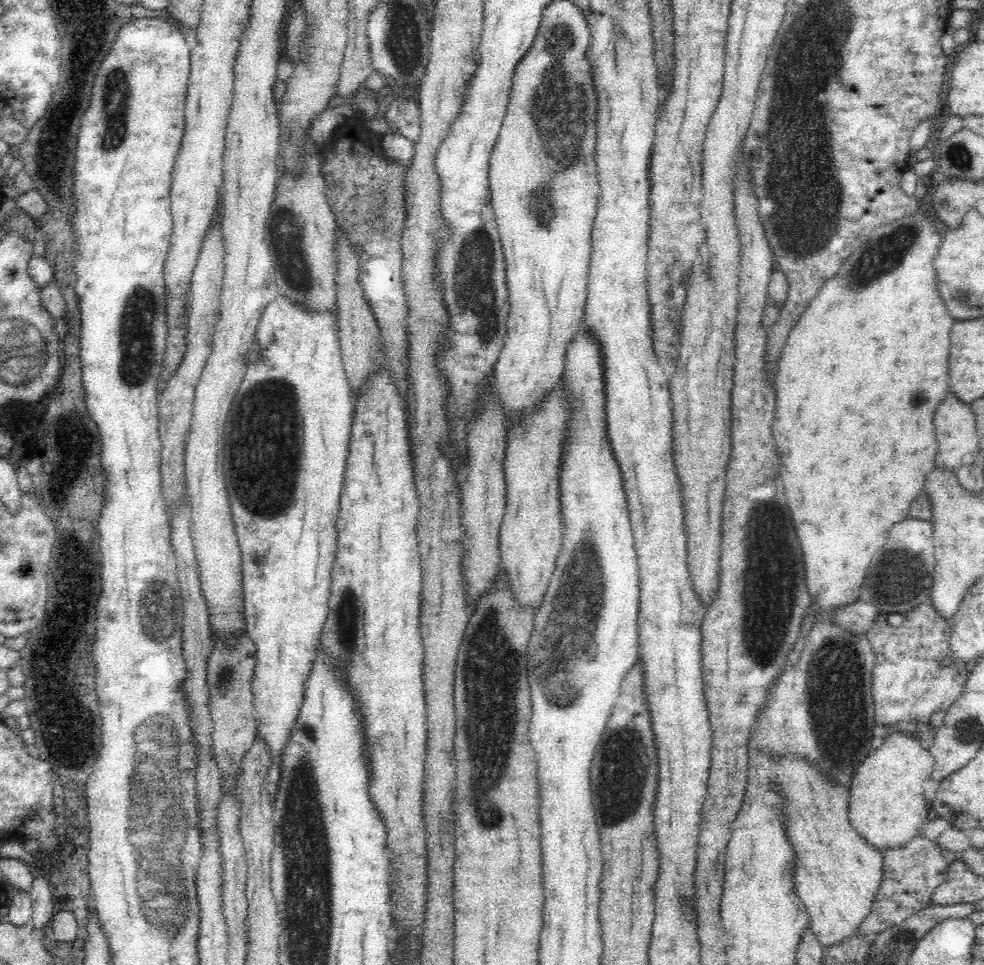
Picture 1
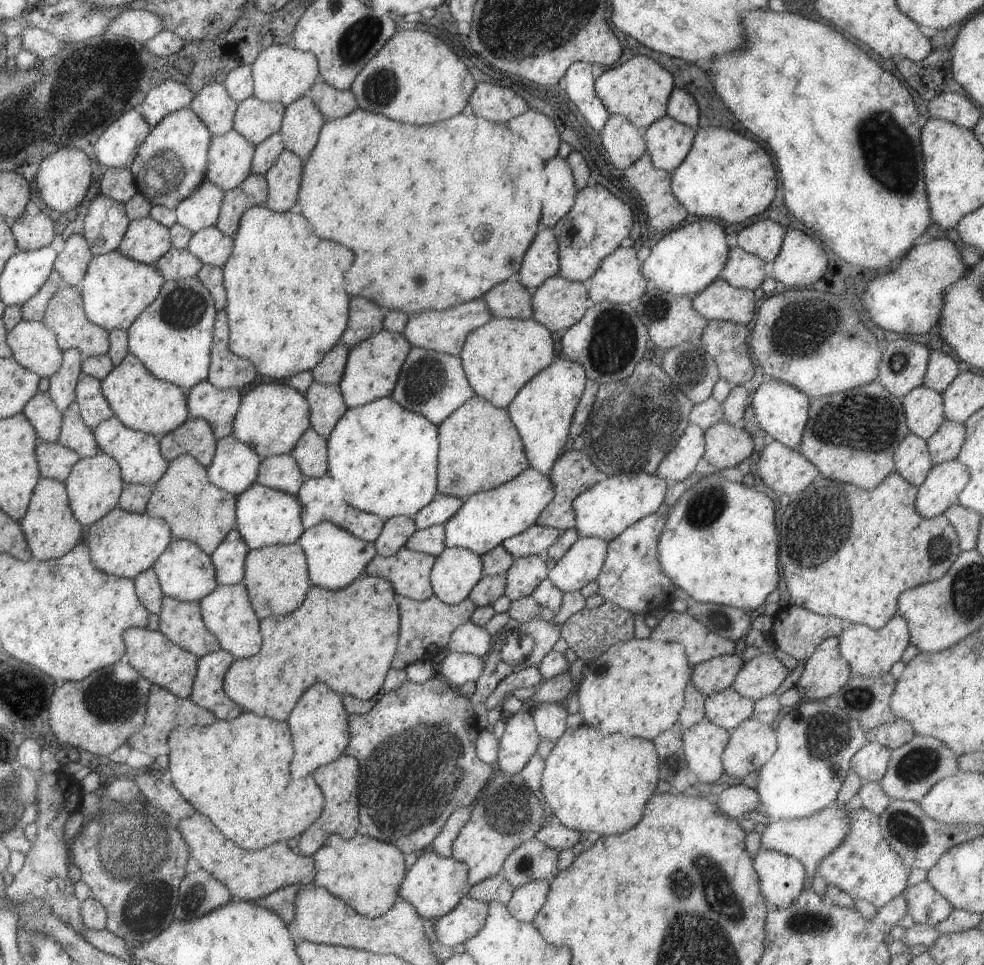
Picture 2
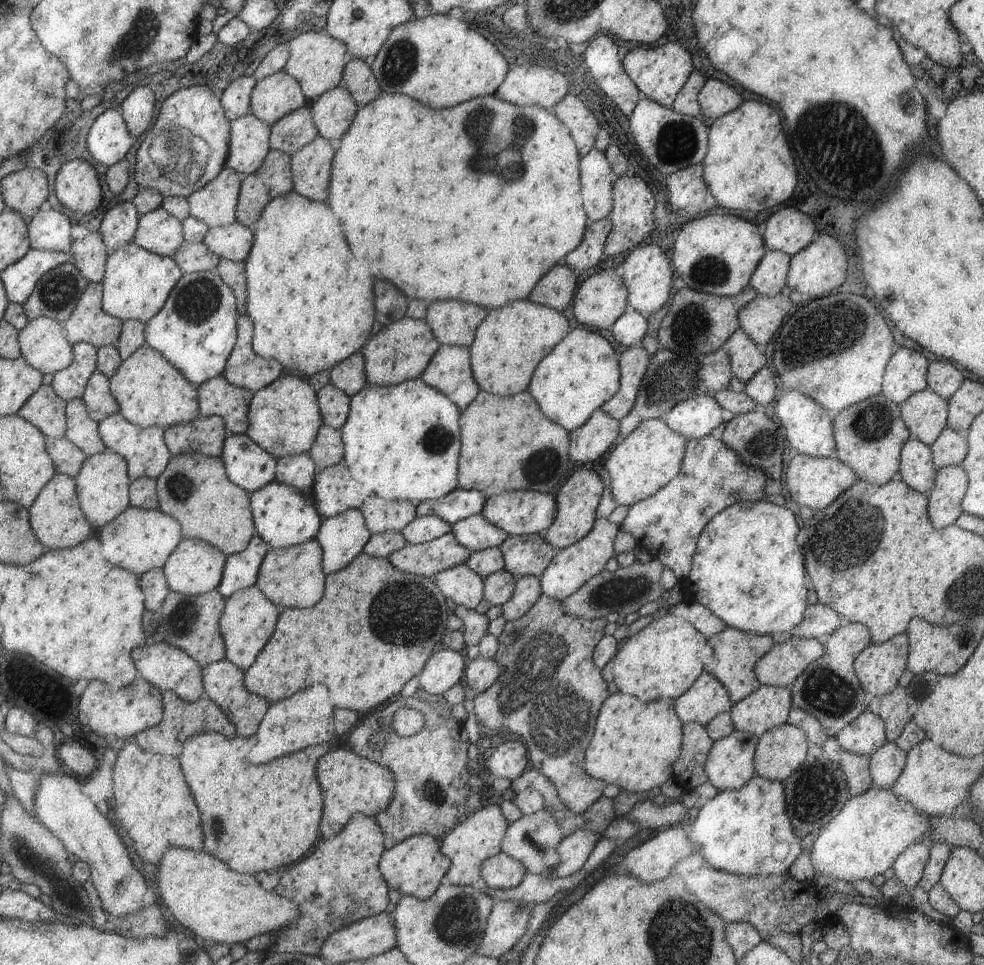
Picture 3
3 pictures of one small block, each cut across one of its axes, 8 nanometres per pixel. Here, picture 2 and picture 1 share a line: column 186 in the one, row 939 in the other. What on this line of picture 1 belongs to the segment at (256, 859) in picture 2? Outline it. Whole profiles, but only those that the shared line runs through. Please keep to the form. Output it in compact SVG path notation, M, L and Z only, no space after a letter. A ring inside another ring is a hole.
M764 756L760 762L760 778L766 784L774 782L783 796L783 818L788 838L796 850L796 866L793 872L793 883L796 895L802 900L810 915L810 928L823 947L831 947L848 938L860 936L860 926L872 912L876 893L883 879L883 855L872 848L864 838L858 835L849 821L849 787L828 782L820 768L810 766L806 760L782 758L768 760Z

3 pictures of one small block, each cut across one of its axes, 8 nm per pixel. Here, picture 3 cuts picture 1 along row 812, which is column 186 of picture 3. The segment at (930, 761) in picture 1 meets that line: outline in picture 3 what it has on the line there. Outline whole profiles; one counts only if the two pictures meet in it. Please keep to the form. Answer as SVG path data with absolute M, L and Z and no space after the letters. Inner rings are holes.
M169 847L162 854L159 866L155 869L157 873L153 875L153 880L156 882L157 889L154 892L161 896L161 900L179 924L189 928L194 936L201 936L205 942L228 945L235 944L235 942L243 943L265 932L279 932L300 915L298 906L292 900L275 891L264 889L249 873L236 873L229 870L224 862L205 850Z

